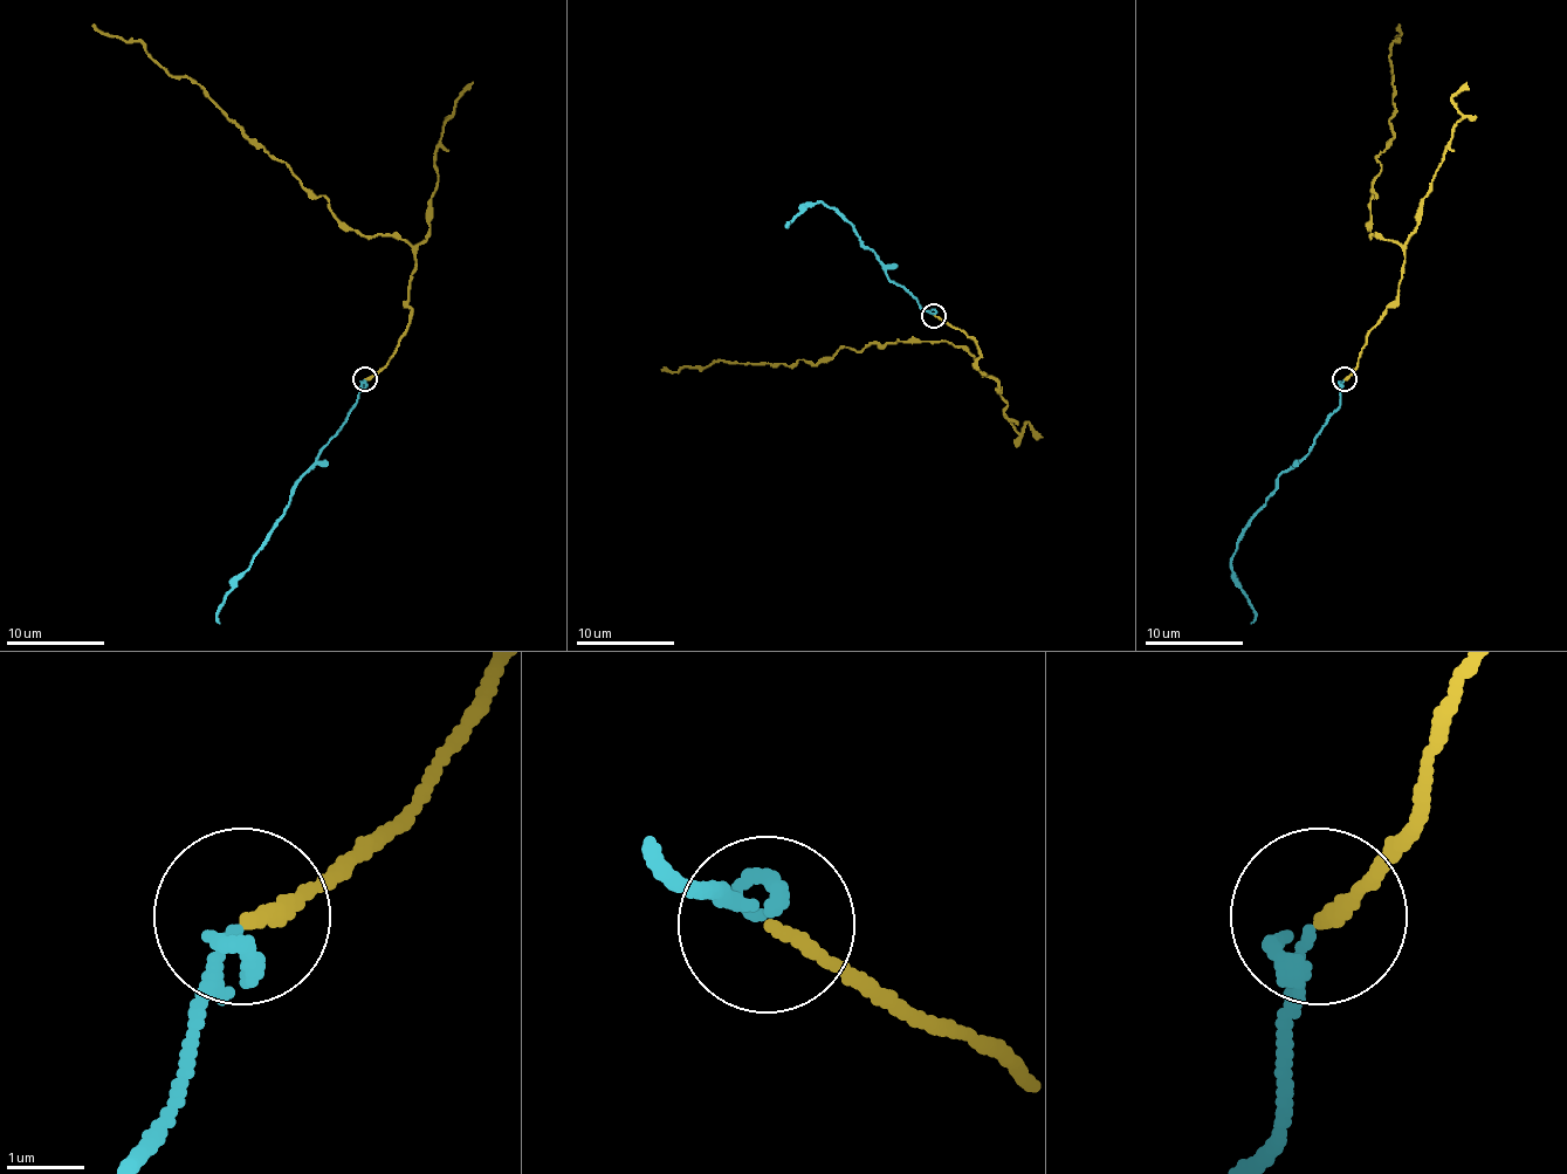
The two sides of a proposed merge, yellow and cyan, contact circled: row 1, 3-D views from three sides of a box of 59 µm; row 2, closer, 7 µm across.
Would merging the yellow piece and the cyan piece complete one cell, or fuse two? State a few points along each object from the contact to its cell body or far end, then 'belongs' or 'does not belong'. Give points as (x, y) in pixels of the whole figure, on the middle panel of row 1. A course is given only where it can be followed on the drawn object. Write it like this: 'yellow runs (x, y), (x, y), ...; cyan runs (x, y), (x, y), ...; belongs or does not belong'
yellow runs (934, 315), (969, 337), (984, 373), (947, 342), (842, 347), (817, 364), (661, 369); cyan runs (934, 315), (893, 282), (856, 231), (822, 201), (804, 208), (787, 226), (789, 221); belongs

